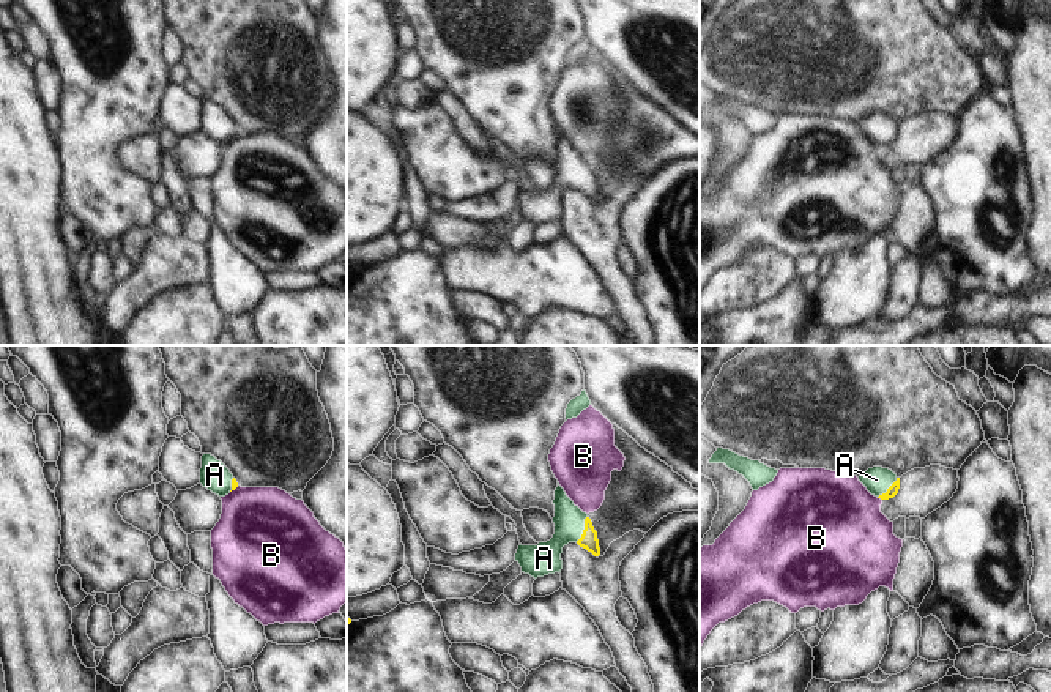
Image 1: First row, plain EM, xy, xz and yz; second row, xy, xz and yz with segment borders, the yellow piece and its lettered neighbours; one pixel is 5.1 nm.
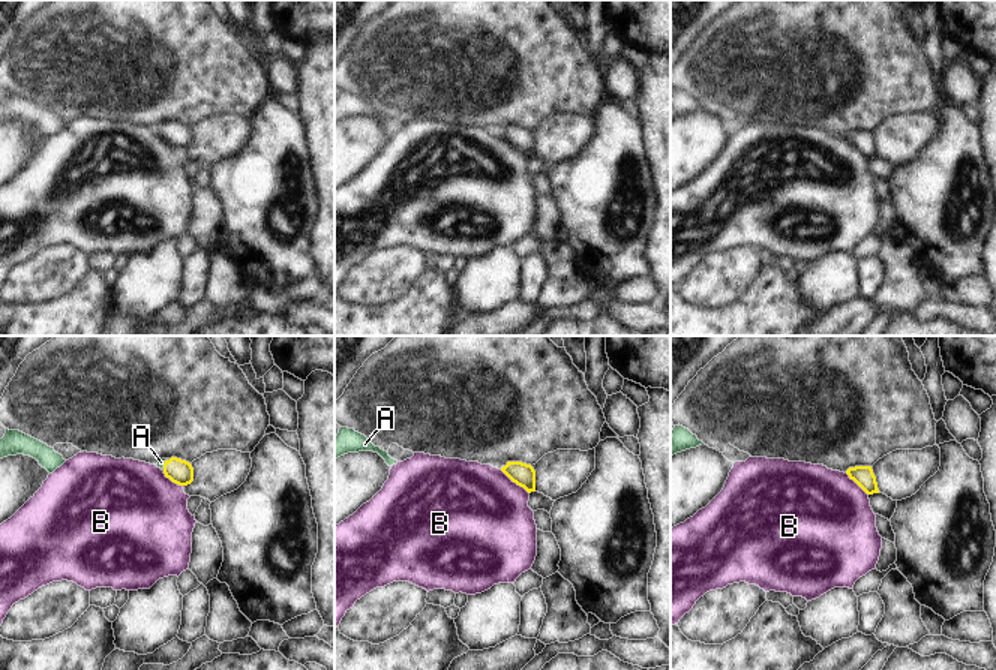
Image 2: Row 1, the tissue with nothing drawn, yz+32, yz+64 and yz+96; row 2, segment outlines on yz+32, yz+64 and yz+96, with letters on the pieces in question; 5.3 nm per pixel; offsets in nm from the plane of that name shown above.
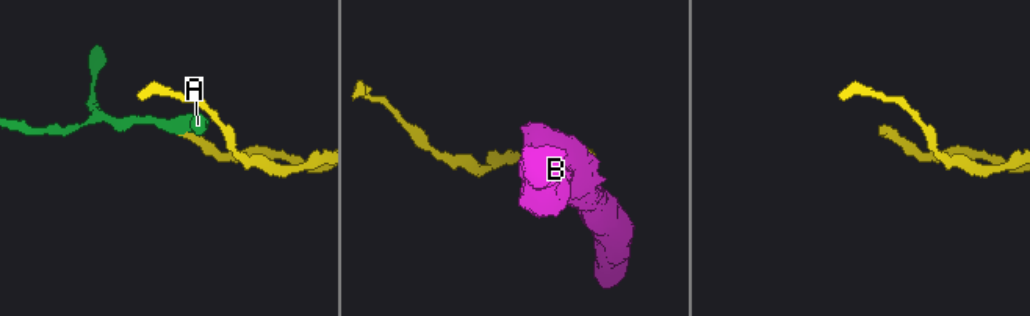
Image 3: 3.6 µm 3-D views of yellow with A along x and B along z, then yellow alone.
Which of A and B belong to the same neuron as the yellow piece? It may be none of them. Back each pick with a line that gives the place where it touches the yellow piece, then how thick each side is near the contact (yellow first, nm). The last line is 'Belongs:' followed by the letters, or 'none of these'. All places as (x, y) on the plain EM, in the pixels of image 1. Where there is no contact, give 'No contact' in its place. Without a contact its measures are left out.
A: Touches yellow at xz (585, 175). Thickness 90 nm (yellow) against 160 nm
Belongs: A.

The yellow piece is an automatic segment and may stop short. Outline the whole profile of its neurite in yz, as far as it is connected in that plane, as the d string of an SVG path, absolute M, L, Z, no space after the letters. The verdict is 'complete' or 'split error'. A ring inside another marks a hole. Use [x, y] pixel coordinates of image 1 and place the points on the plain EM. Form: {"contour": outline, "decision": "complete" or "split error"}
{"contour": "M882 113L868 115L859 123L859 128L871 142L881 147L893 145L900 136L900 125L892 117Z", "decision": "split error"}

